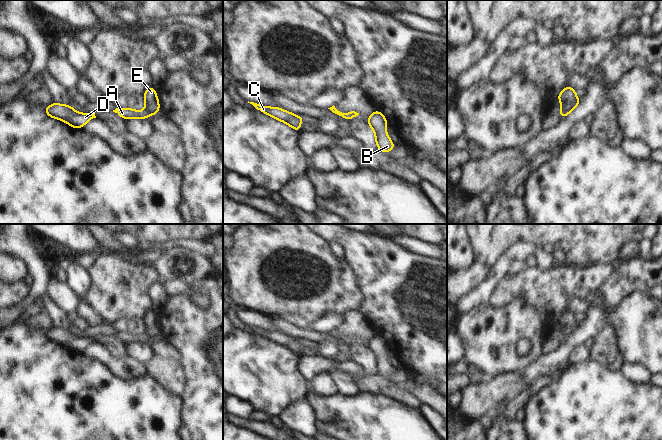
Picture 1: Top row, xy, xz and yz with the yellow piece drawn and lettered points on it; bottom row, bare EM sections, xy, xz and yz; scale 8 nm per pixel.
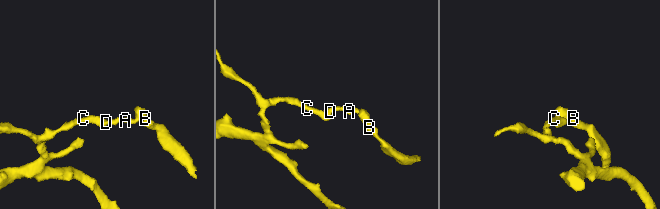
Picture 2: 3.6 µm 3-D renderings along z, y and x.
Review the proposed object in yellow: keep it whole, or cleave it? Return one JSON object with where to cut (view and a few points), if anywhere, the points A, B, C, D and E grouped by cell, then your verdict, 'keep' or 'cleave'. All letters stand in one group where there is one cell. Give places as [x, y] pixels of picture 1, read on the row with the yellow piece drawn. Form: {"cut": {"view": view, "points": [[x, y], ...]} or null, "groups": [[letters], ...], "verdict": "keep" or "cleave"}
{"cut": {"view": "xy", "points": [[145, 109], [150, 114]]}, "groups": [["A", "C", "D"], ["B", "E"]], "verdict": "cleave"}

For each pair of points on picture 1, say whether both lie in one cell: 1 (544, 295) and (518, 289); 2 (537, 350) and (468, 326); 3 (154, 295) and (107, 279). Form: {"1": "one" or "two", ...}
{"1": "one", "2": "one", "3": "two"}

